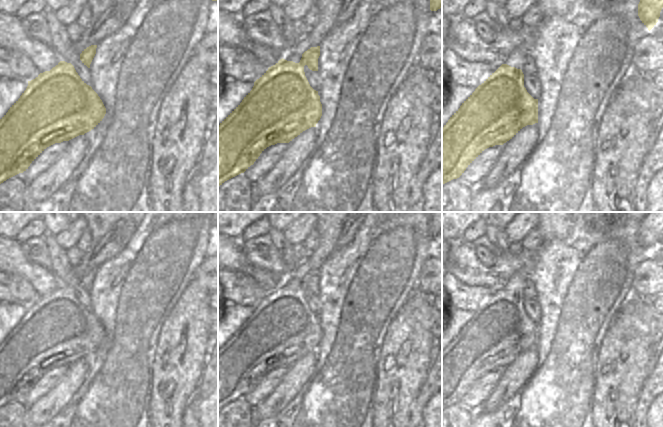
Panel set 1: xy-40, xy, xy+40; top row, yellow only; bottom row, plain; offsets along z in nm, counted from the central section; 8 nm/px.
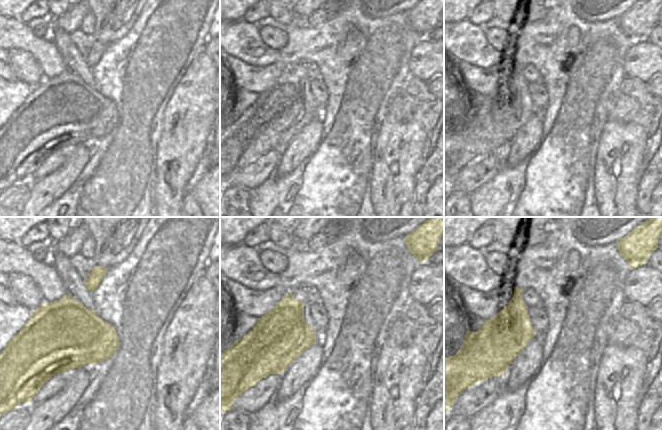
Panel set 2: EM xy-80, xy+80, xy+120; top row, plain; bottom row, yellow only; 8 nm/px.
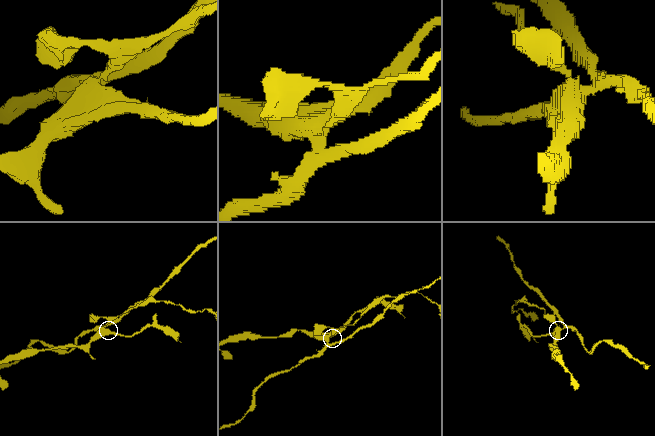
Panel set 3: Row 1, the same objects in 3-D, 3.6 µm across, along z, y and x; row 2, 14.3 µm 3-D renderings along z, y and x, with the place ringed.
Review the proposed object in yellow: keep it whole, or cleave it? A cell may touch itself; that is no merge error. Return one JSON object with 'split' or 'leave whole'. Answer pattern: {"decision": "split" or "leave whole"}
{"decision": "split"}

